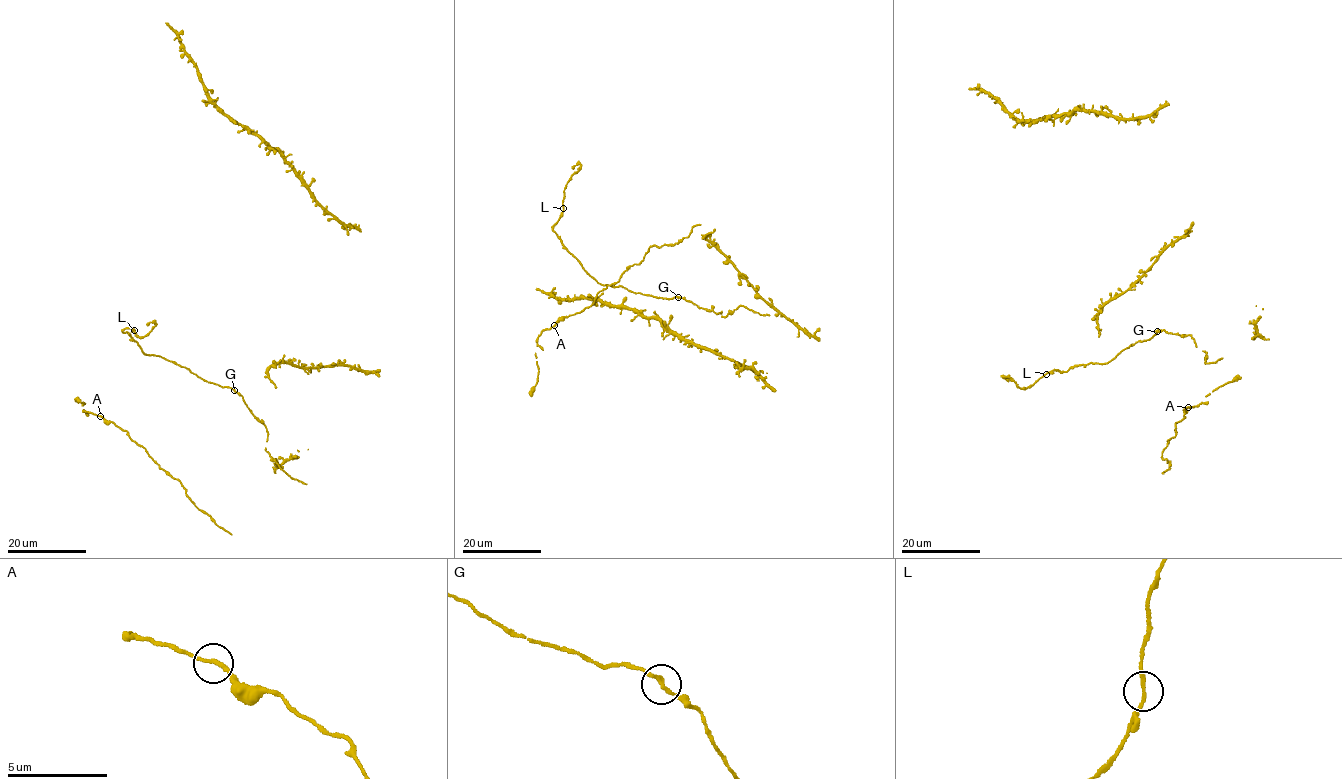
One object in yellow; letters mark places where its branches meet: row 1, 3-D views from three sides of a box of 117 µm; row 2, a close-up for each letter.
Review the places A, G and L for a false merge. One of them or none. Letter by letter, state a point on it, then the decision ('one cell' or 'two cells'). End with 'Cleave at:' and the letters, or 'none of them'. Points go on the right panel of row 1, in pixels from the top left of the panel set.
A: at (1188, 407); one cell
G: at (1157, 331); one cell
L: at (1046, 374); one cell
Cleave at: none of them

